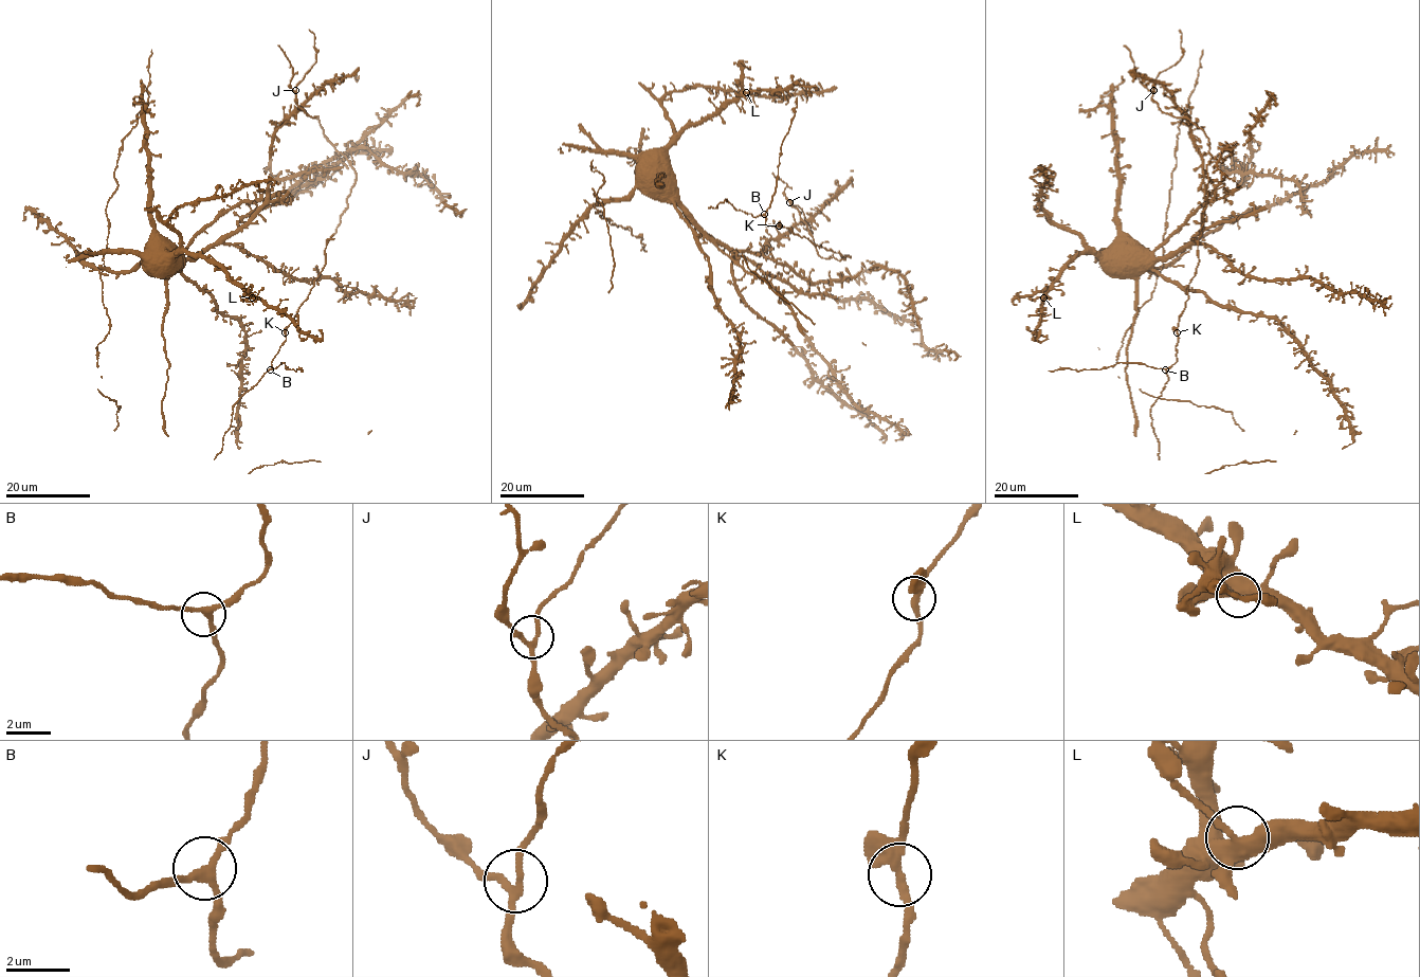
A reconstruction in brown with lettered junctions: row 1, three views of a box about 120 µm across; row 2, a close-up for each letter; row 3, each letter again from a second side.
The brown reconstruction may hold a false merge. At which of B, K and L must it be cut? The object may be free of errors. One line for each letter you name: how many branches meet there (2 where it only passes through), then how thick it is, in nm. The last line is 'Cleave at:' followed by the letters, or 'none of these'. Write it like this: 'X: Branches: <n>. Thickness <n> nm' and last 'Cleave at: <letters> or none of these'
Cleave at: none of these

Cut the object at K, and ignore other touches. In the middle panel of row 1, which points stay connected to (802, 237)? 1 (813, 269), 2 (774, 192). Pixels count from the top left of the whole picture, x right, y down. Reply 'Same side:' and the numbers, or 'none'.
Same side: none

